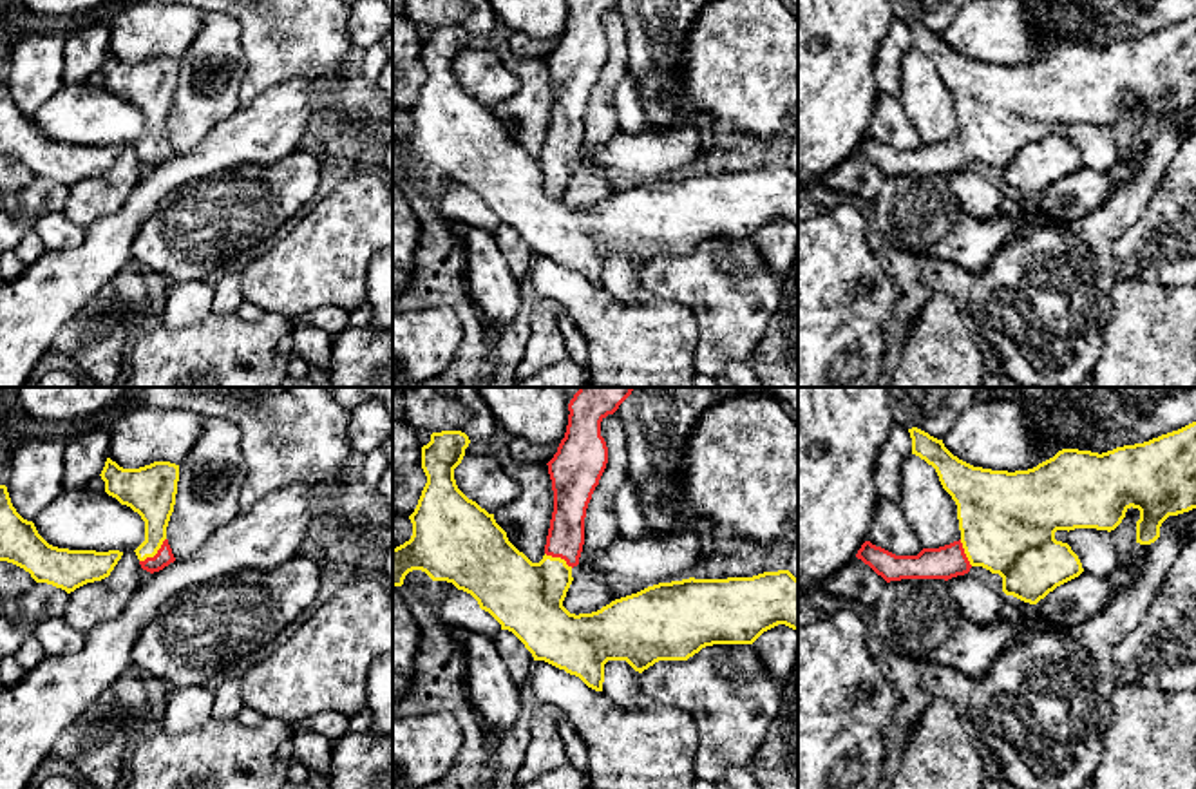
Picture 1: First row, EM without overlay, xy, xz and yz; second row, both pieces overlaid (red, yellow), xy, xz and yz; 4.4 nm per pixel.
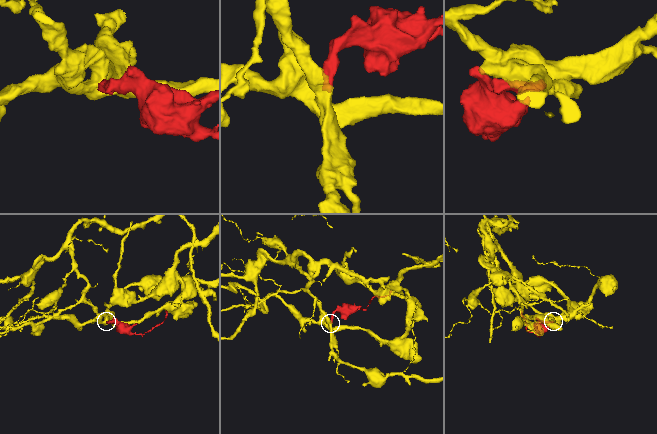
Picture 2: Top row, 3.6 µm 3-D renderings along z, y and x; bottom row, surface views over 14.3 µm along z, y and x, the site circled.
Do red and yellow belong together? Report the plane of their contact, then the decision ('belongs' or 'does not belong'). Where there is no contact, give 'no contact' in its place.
contact in xy; belongs

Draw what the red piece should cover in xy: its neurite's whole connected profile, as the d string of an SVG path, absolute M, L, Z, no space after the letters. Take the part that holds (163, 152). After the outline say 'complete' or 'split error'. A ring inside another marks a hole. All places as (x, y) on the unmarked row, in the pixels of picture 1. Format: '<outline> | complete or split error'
M107 52L100 71L105 87L145 116L145 136L134 145L141 163L154 168L174 157L166 121L176 100L179 60L154 56L139 63L123 63Z | split error

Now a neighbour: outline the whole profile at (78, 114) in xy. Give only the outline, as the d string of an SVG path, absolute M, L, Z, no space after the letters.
M63 83L33 116L52 141L69 145L136 145L145 136L145 116L107 87Z

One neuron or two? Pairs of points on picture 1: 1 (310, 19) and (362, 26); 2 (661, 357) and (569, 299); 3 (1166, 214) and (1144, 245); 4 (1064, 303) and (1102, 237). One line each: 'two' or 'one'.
1: two
2: one
3: one
4: one

